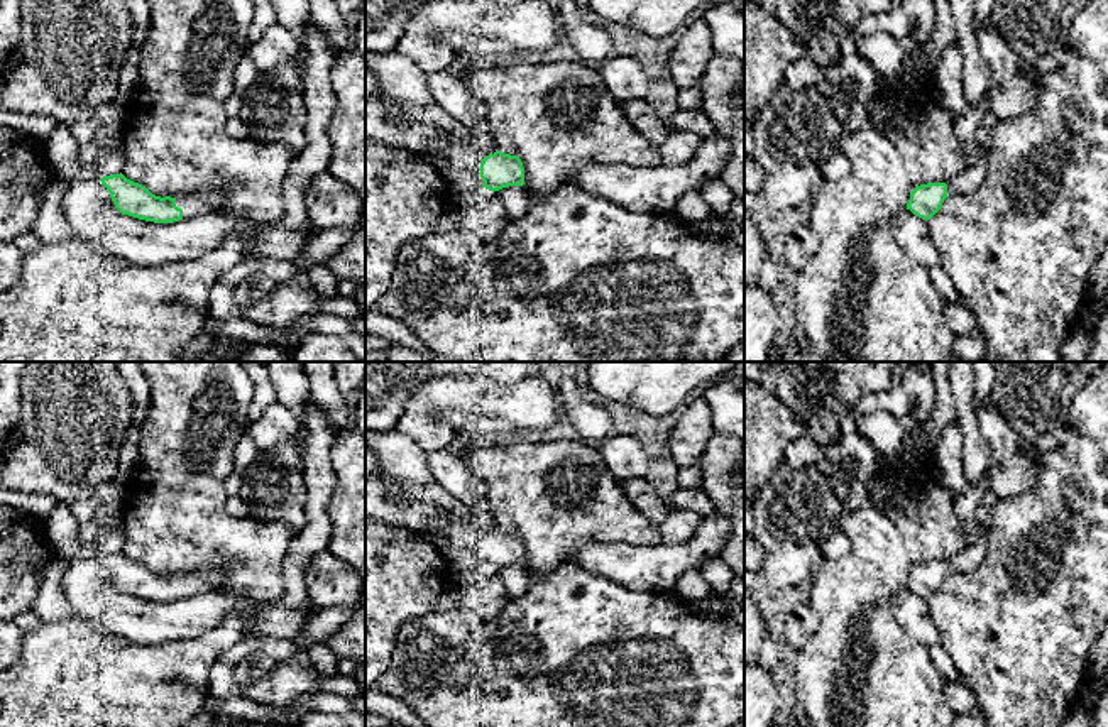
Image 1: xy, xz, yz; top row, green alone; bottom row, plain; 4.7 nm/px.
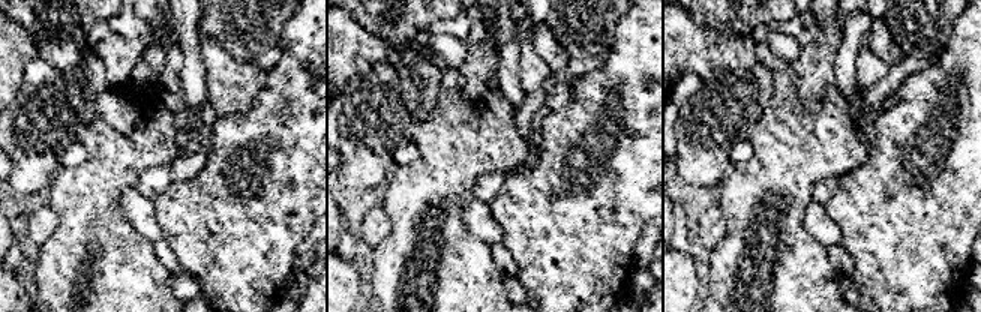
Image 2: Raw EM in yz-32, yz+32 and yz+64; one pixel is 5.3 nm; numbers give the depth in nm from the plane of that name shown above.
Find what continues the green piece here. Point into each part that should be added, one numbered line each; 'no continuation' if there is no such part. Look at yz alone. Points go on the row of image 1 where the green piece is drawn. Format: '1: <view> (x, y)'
no continuation

